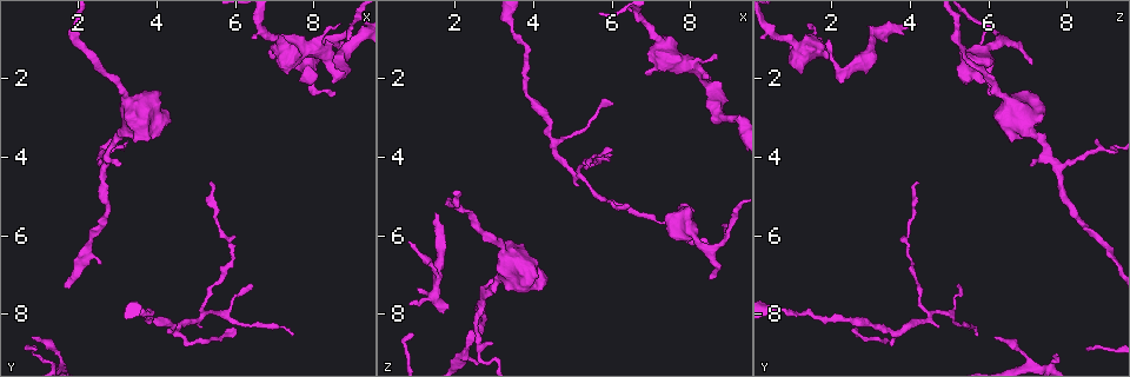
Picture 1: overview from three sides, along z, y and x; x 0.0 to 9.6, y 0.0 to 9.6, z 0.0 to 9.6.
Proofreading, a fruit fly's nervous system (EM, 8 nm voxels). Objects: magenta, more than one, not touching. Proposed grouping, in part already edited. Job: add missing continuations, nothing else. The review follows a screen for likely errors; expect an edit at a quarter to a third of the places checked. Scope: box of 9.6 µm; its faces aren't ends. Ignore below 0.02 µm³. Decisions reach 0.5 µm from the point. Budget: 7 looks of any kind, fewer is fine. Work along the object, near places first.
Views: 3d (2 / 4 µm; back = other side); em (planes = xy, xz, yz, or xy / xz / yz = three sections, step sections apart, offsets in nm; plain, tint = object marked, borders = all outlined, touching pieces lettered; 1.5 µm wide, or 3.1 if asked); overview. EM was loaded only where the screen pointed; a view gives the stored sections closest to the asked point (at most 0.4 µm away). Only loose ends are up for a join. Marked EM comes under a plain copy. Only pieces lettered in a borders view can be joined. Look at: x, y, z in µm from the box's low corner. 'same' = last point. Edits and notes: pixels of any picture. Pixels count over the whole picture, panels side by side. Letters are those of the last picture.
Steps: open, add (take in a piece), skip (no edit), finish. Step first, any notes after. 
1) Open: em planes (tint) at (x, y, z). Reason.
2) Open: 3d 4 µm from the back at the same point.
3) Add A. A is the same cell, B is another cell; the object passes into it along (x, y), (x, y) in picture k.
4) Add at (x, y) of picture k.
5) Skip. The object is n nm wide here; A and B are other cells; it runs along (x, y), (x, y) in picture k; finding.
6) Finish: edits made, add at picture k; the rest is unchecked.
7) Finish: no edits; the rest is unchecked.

Open: em planes (borders) at (3.10, 4.20, 7.10). An open end.

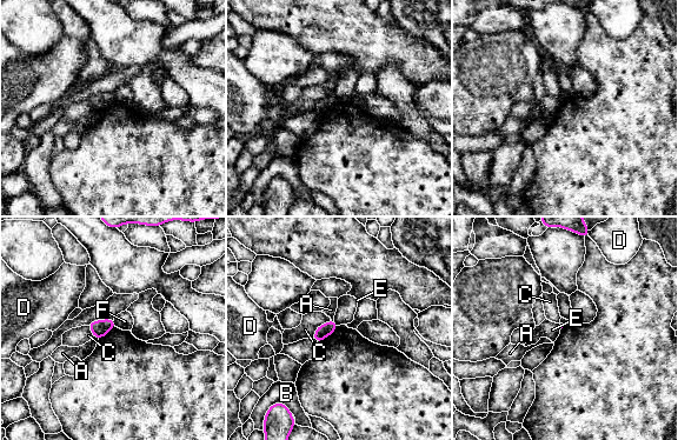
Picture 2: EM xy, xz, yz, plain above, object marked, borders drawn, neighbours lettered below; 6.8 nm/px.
Skip. The longest contact is with C, 180 nm; A, B, C, D, E and F are other cells; no lettered piece goes on from it.

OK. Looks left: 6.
Open: em yz step 8 (tint) at (0.85, 9.00, 7.65). Free end.

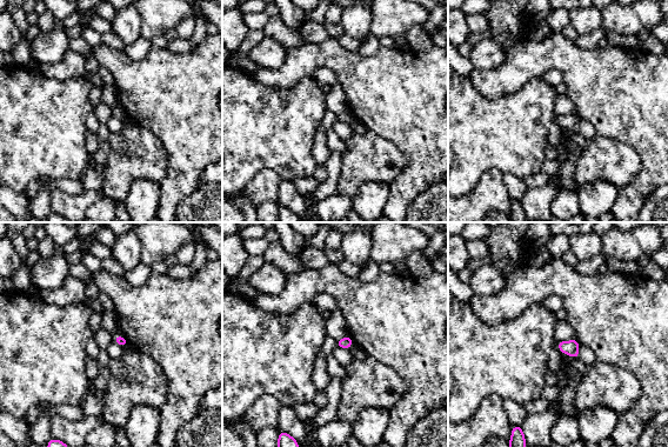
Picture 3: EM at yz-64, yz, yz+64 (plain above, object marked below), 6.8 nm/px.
Open: em planes (borders) at the same point. Cut it another way.

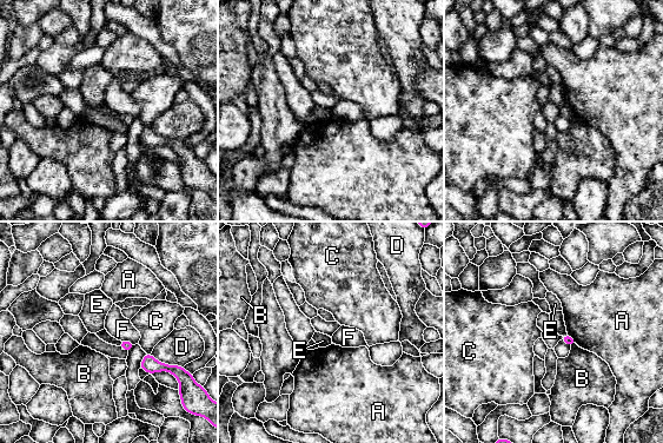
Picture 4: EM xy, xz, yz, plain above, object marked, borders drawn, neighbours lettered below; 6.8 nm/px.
Skip. A, B, C, D, E and F are other cells; a border runs along (120, 339), (127, 339), (134, 344) in picture 4; no lettered piece goes on from it.

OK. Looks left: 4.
Open: em planes (borders) at (6.90, 1.55, 1.95). Branch stops here.

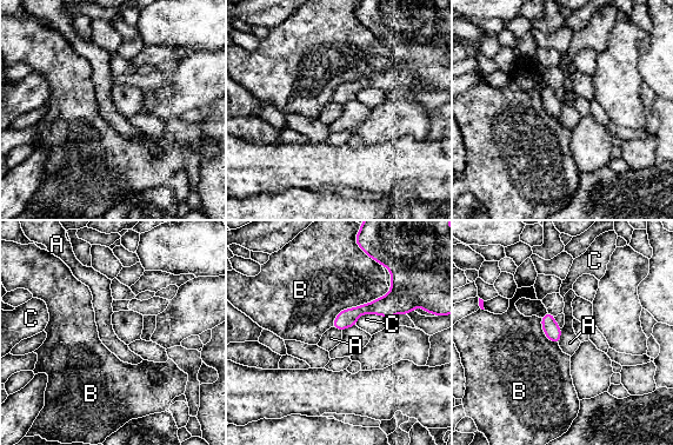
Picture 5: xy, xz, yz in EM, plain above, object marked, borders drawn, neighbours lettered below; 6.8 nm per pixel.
Skip. A, B and C are other cells; none of them fits.

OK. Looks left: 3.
Finish: no edits; the rest is unchecked.

